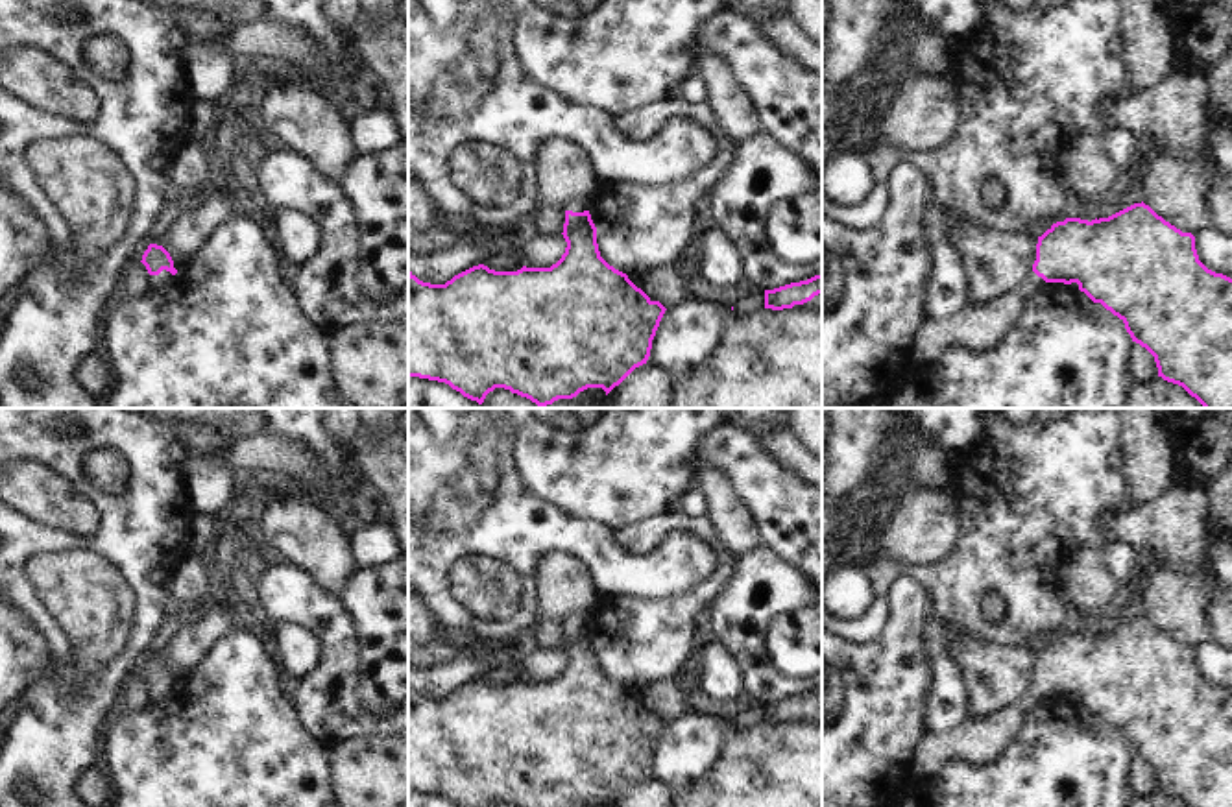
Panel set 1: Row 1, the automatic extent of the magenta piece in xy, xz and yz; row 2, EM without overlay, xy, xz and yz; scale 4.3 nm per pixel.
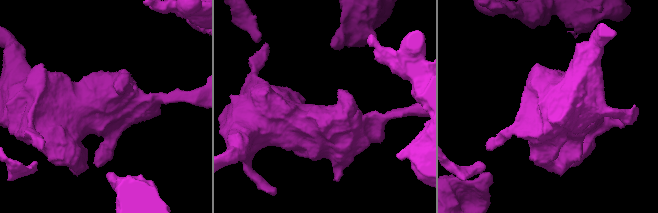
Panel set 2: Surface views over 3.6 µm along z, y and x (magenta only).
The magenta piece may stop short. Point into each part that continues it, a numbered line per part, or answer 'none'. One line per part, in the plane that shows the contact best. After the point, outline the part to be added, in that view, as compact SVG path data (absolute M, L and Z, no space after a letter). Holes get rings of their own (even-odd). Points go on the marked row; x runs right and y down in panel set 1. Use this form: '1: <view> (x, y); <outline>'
1: xy (157, 283); M163 270L159 275L150 277L150 290L164 292L174 283L174 275Z

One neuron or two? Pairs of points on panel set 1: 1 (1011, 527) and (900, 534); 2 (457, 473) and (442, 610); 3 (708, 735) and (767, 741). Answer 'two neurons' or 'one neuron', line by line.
1: two neurons
2: one neuron
3: two neurons

